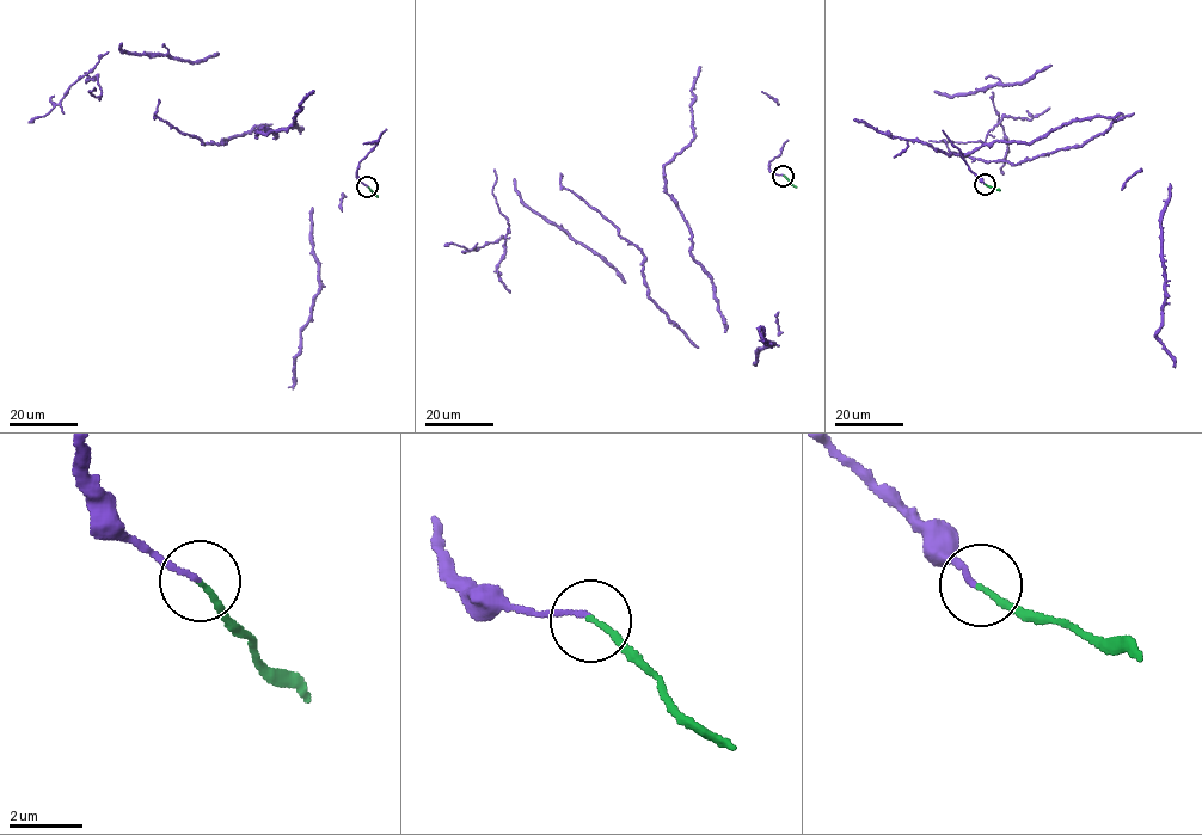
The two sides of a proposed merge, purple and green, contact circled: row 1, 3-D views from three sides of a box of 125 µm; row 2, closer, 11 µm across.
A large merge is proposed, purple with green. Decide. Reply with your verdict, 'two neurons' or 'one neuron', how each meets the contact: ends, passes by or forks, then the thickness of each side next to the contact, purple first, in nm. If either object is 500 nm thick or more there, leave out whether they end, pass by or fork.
one neuron | purple ends | green ends | 120/150 nm

